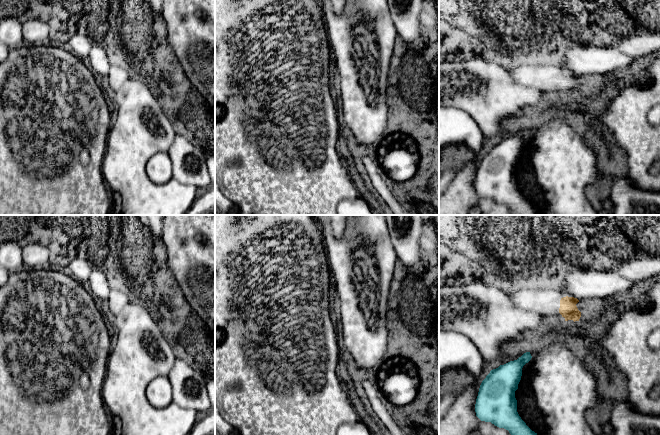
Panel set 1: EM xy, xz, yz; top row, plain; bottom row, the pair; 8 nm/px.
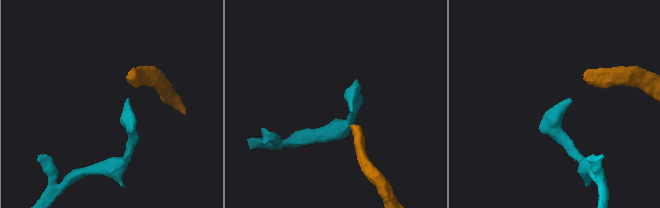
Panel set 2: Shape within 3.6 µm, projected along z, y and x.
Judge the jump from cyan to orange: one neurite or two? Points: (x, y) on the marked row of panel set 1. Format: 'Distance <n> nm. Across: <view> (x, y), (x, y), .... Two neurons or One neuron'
Distance 380 nm. Across: yz (529, 352), (565, 320). Two neurons

